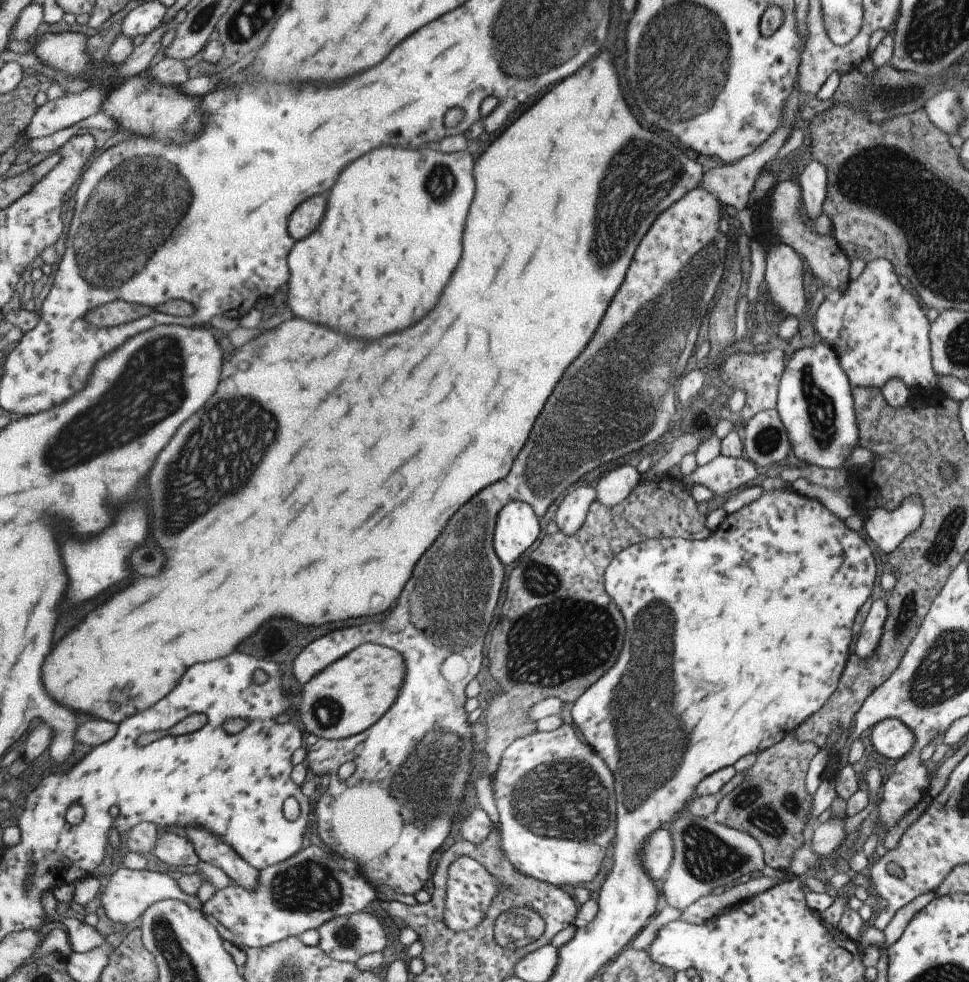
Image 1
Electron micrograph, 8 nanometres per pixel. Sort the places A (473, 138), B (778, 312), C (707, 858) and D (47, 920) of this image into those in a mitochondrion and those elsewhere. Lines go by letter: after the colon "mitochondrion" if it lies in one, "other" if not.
A: other
B: other
C: mitochondrion
D: other

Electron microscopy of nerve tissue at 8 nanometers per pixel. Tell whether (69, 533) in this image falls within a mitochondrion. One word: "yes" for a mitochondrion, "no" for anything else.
no

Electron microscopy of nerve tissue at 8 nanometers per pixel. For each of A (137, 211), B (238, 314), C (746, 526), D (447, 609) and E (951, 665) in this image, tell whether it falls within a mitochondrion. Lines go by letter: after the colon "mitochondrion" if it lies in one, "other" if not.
A: mitochondrion
B: other
C: other
D: mitochondrion
E: mitochondrion

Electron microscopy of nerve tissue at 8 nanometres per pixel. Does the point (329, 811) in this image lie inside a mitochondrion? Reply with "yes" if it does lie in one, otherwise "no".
no

